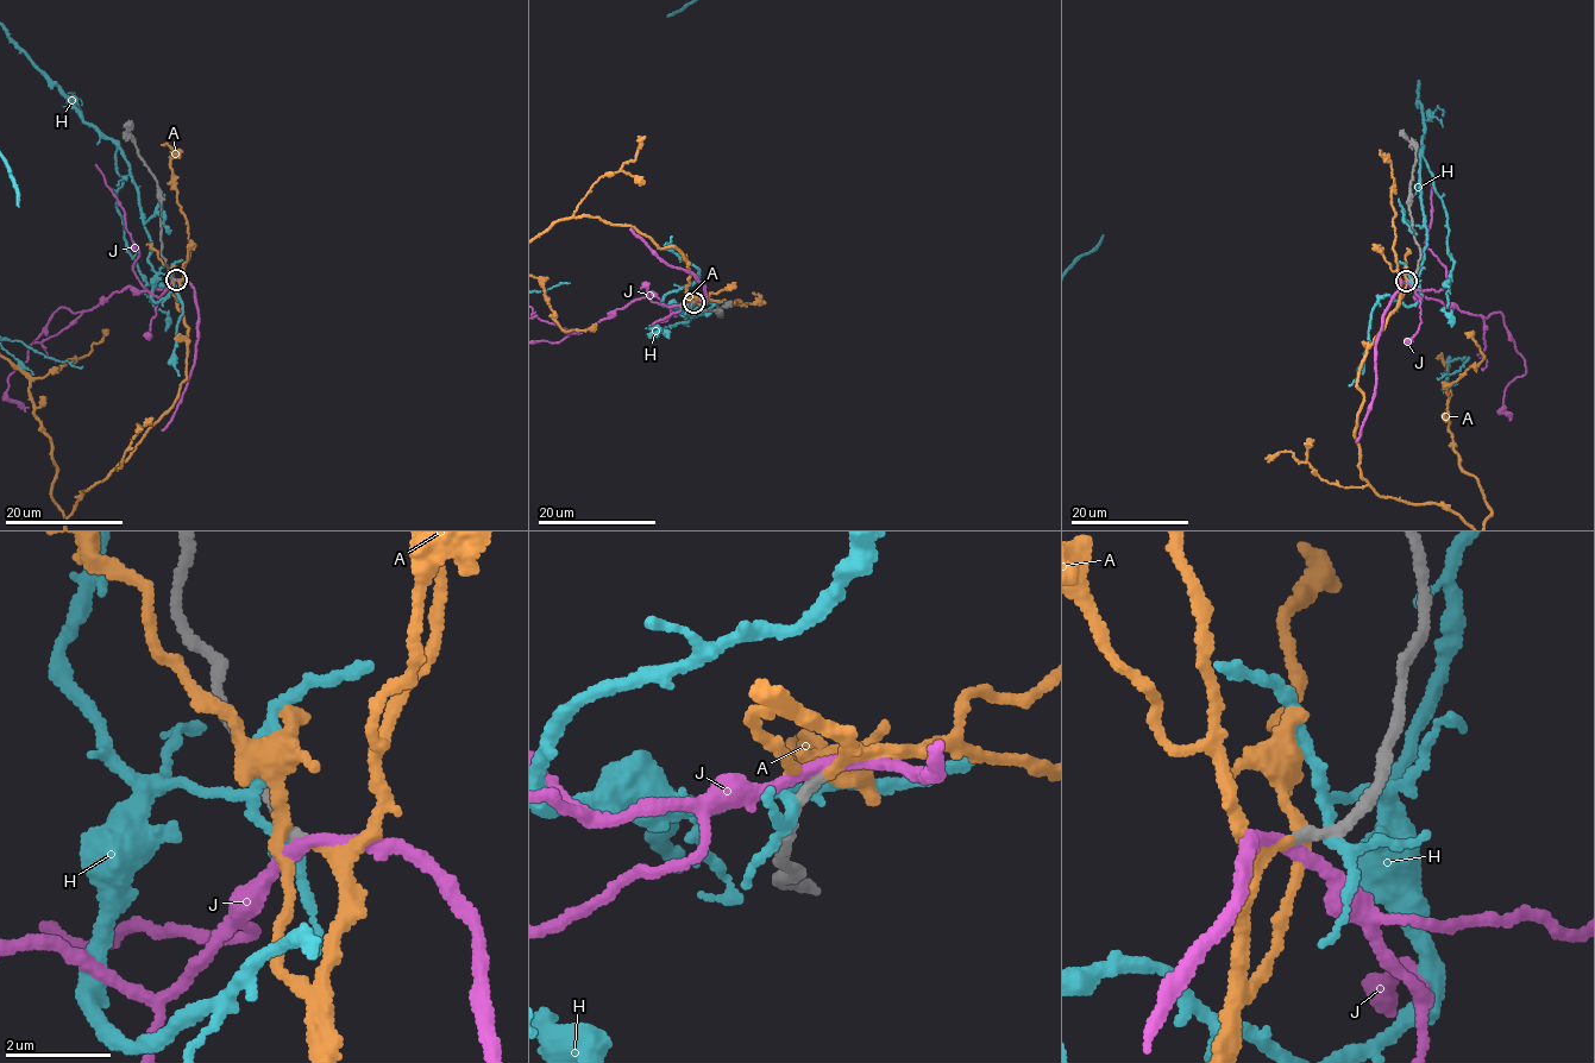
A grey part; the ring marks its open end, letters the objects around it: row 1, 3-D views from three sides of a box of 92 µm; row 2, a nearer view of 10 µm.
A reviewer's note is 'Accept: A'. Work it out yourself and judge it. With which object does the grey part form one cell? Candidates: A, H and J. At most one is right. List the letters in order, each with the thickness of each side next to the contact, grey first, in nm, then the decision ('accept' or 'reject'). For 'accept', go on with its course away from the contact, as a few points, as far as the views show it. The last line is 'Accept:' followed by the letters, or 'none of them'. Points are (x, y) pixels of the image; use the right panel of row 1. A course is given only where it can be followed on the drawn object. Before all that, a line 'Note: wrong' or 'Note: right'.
Note: right
A: calibres 240 and 180 nm; accept
H: calibres 280 and 160 nm; reject
J: calibres 220 and 240 nm; reject
Accept: A

